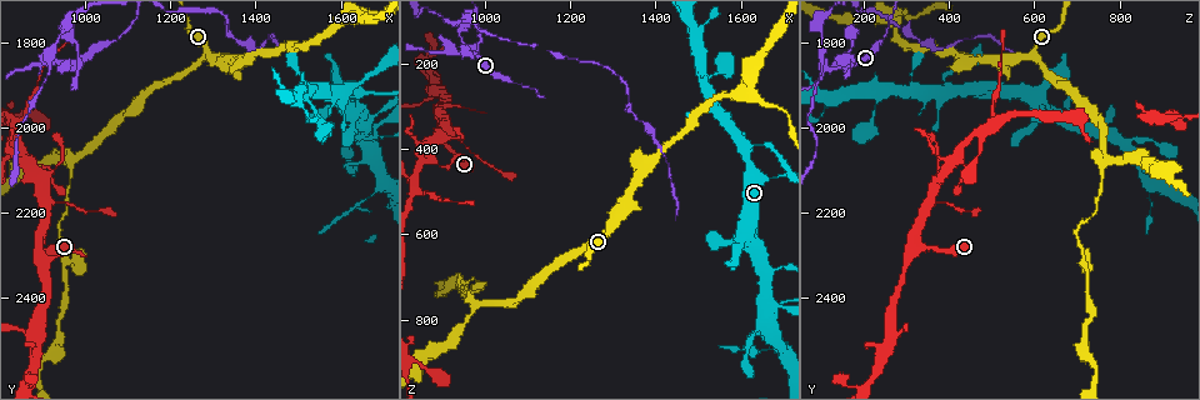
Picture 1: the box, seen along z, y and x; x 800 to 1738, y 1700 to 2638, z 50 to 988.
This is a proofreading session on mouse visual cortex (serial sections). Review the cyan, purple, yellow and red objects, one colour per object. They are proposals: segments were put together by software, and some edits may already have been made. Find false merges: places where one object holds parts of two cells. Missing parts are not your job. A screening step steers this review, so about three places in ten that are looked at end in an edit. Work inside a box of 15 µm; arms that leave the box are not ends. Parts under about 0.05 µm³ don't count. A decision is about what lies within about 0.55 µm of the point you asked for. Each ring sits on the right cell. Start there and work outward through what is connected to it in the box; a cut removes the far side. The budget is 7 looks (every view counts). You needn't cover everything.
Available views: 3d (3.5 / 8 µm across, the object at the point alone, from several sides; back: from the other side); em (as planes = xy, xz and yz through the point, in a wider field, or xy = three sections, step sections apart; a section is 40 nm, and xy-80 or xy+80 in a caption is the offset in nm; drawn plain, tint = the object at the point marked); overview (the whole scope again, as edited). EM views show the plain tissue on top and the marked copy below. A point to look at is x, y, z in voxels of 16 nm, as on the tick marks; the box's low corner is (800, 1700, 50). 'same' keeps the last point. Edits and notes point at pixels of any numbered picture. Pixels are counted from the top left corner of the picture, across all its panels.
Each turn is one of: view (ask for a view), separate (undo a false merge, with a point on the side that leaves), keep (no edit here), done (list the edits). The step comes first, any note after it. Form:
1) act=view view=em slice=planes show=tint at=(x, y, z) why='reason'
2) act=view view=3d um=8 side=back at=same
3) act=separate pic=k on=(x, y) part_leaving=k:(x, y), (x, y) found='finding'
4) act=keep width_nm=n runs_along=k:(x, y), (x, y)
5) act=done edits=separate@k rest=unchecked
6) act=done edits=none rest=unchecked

act=view view=3d um=8 at=(1625, 1900, 395) why='three-way junction'

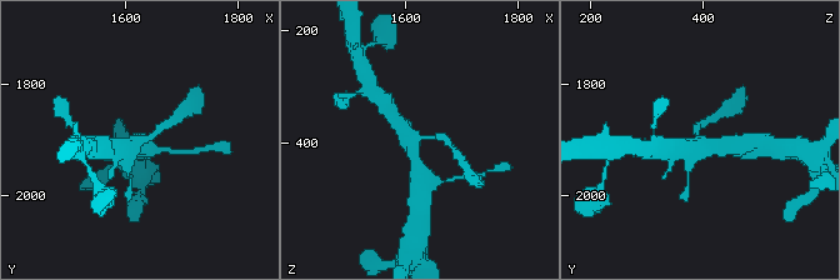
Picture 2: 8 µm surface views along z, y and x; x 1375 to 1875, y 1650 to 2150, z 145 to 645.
act=view view=3d um=3.5 at=(1630, 1900, 385)

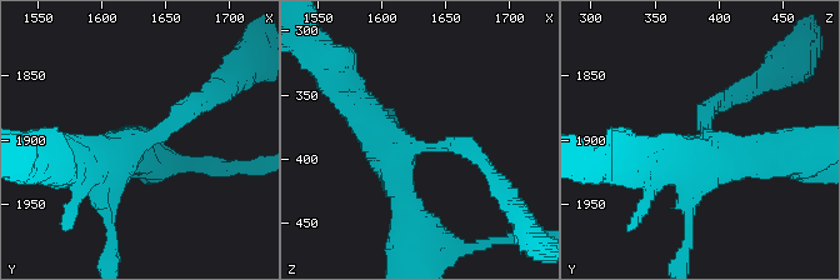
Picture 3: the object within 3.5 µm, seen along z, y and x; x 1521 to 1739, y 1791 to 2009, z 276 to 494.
act=view view=em slice=xy step=1 show=tint at=(1626, 1898, 392) why='shape alone is not enough'

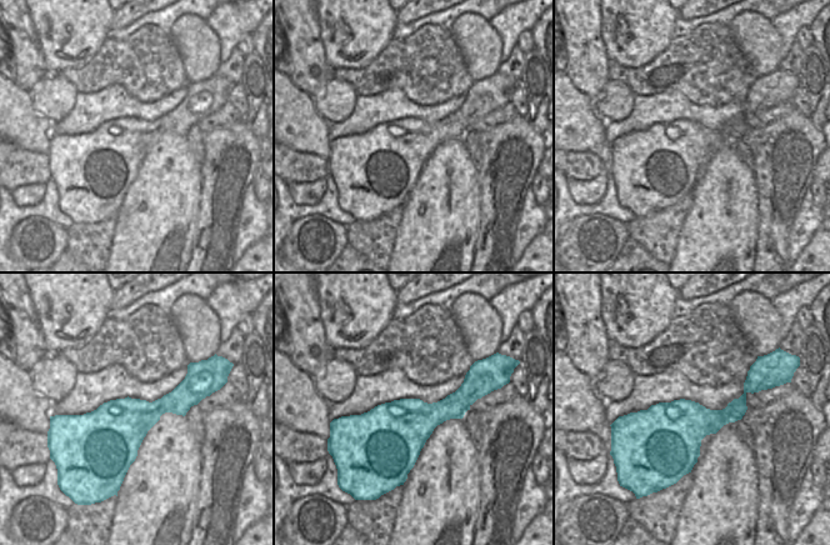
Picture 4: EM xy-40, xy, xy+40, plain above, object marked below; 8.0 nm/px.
act=keep runs_along=3:(411, 238), (396, 154), (346, 90) found='continuous, no second cell'

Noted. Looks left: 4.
act=view view=3d um=3.5 at=(1665, 2030, 805) why='small branch off a trunk'

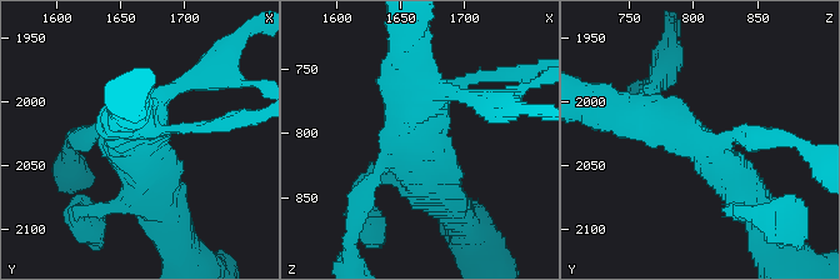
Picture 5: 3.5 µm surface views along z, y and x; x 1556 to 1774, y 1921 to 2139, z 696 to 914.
act=view view=em slice=xy step=2 show=tint at=(1658, 2032, 802) why='now the EM'

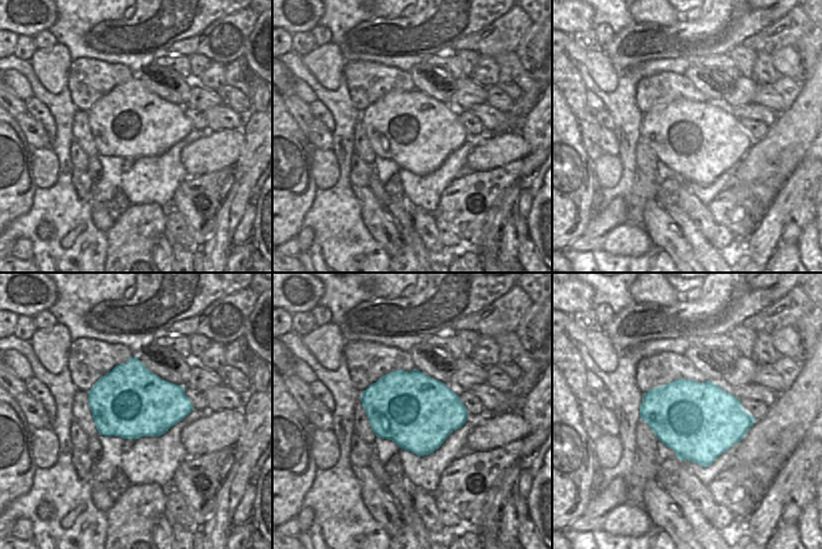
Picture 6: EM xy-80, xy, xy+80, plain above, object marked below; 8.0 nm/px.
act=view view=em slice=xy step=1 show=tint at=same why='cut it another way'

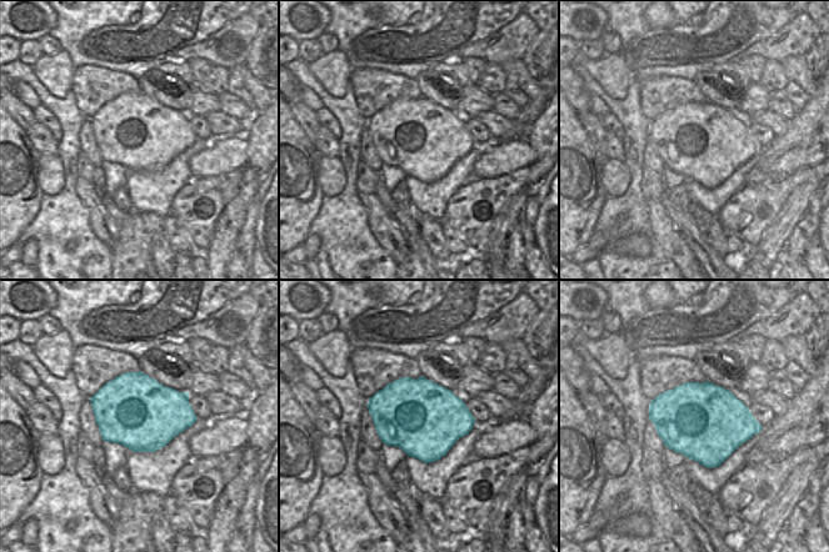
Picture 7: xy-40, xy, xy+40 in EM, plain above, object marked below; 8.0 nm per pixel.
act=keep found='one cell here'

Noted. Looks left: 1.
act=done edits=none rest=unchecked

